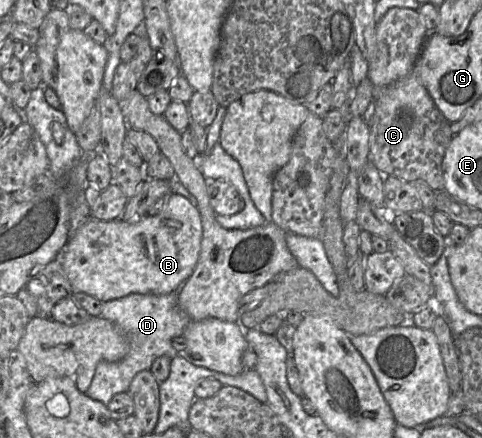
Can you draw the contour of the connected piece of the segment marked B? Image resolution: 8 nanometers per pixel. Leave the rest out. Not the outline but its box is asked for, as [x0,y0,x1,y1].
[60,194,202,303]

